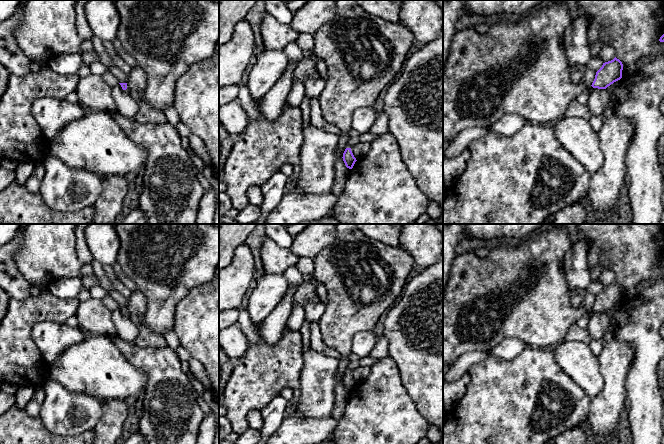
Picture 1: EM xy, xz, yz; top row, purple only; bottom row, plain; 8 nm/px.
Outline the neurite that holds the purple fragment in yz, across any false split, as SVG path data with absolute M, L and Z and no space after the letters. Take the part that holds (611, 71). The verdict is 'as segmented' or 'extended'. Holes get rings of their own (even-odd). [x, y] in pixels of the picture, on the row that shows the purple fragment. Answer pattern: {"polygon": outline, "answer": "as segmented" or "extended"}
{"polygon": "M616 57L603 63L602 67L596 72L592 83L593 88L606 89L608 86L622 78L623 64Z", "answer": "as segmented"}

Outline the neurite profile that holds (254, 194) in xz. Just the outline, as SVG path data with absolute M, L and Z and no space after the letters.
M252 186L247 190L247 198L249 203L261 206L263 203L263 194L261 188L258 186Z

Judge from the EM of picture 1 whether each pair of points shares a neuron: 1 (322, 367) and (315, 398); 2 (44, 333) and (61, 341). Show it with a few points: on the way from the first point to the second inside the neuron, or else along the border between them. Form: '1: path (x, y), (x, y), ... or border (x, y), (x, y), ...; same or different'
1: path (317, 375), (316, 390); same
2: path (48, 336), (57, 338); same

